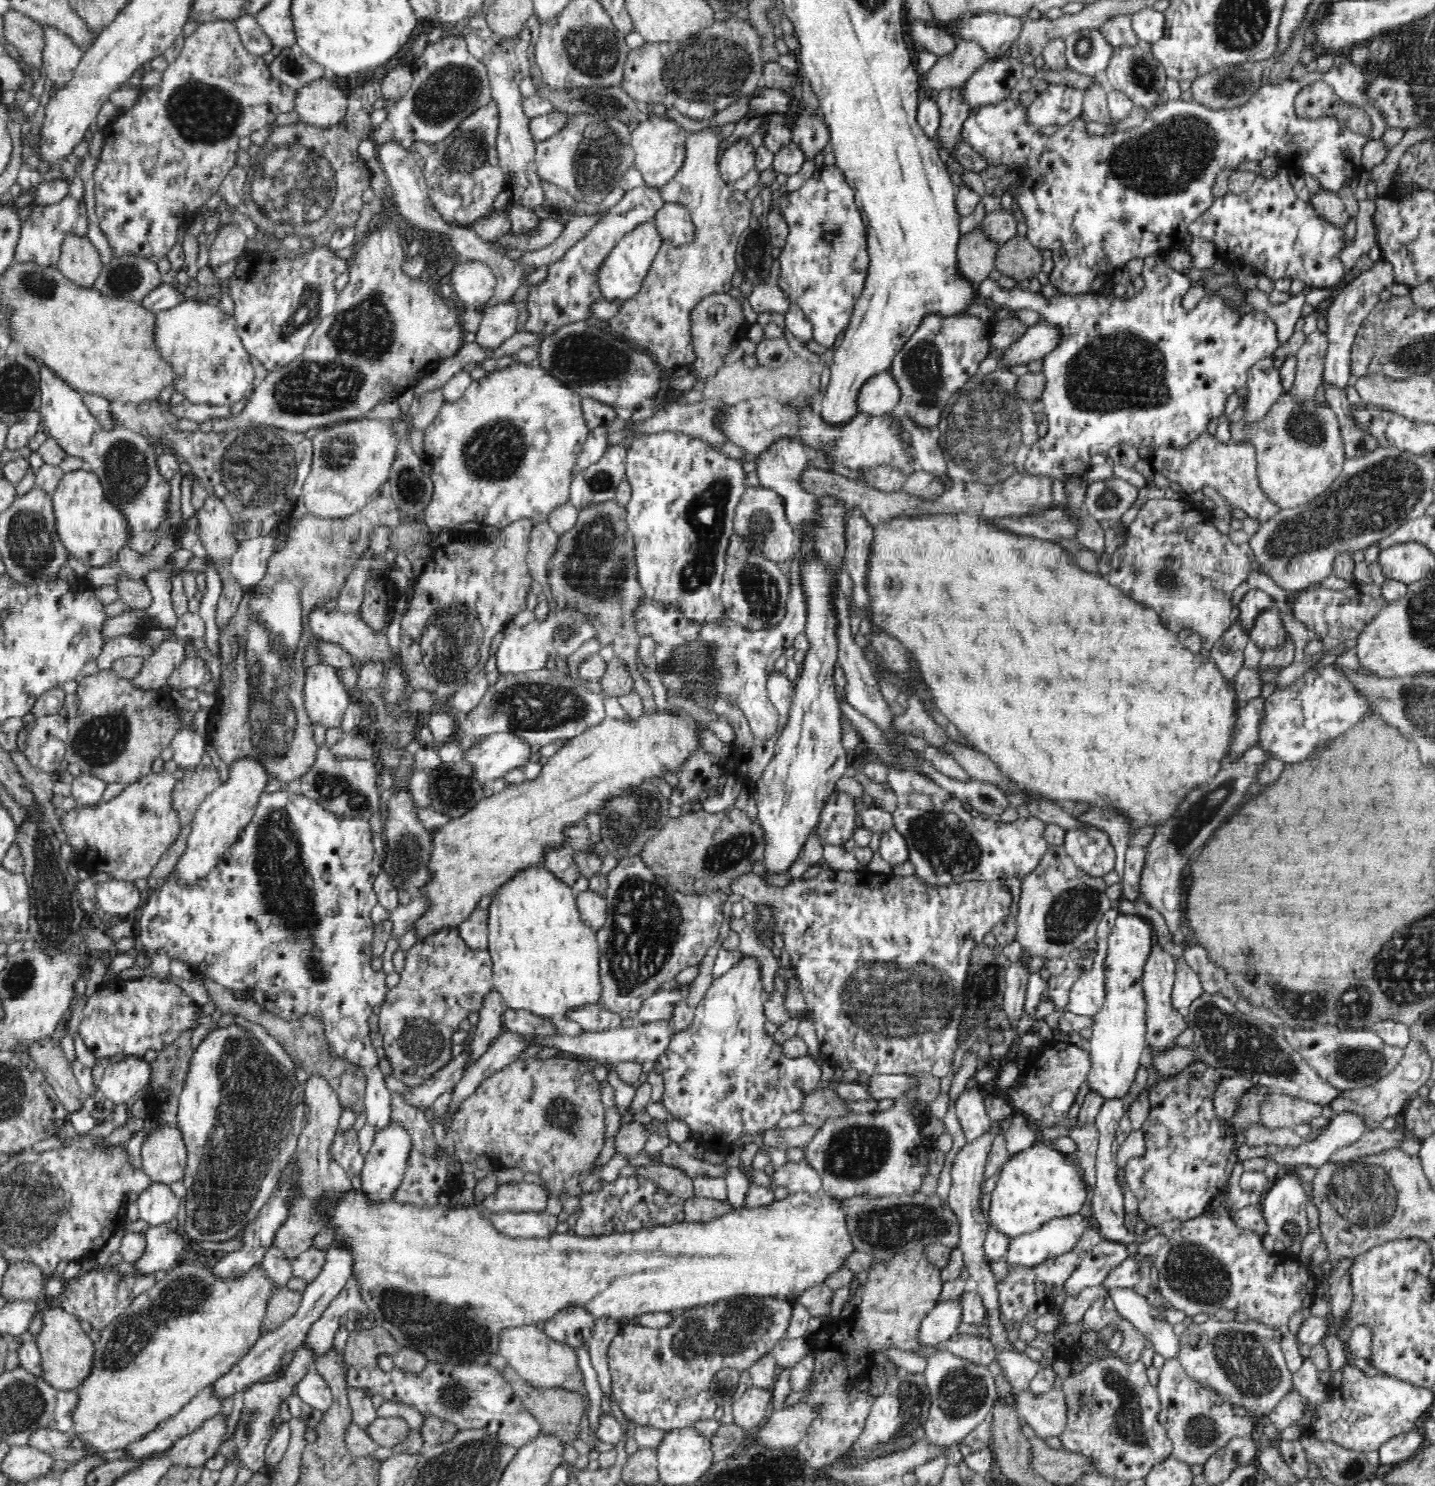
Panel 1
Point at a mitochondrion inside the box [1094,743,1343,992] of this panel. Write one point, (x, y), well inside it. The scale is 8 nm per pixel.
(1206, 809)

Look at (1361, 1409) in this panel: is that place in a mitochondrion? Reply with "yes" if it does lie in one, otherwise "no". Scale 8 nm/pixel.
no

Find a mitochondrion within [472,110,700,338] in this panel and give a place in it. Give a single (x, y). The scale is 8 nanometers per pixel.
(598, 158)

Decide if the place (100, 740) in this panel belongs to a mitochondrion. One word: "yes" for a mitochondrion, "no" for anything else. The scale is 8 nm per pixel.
yes

